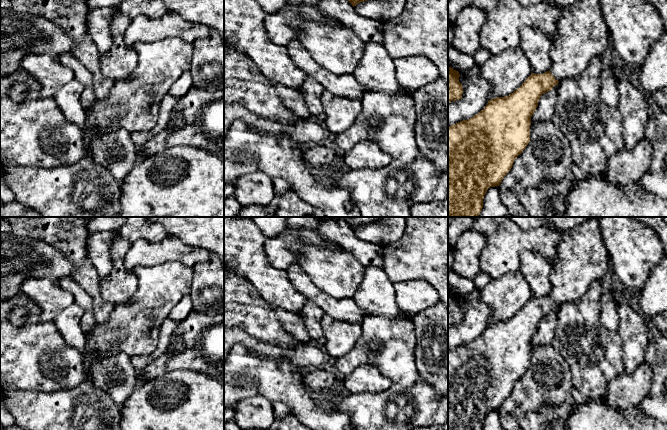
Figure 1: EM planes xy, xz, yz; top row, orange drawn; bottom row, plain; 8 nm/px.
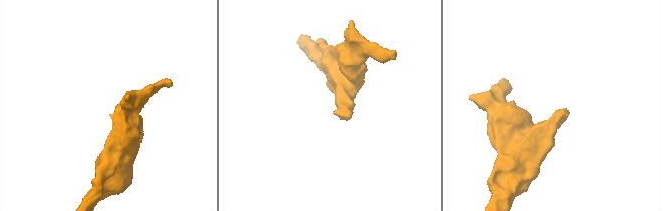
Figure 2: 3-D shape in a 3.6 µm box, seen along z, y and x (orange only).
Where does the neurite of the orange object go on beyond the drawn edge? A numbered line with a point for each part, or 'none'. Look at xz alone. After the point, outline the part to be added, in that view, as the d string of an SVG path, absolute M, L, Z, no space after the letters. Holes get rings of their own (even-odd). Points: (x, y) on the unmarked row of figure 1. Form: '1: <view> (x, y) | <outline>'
none

